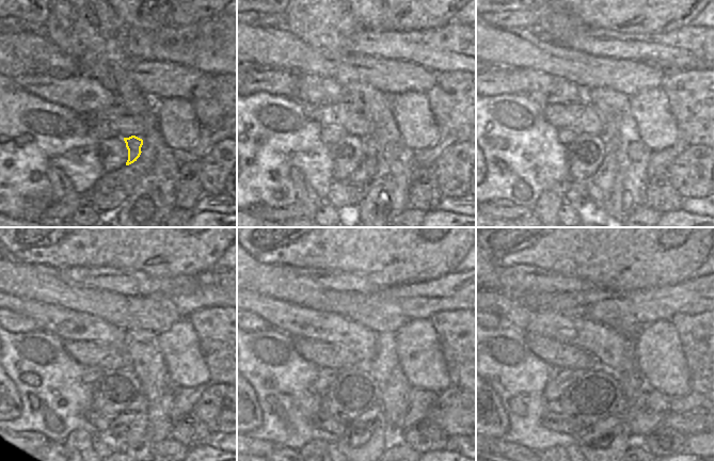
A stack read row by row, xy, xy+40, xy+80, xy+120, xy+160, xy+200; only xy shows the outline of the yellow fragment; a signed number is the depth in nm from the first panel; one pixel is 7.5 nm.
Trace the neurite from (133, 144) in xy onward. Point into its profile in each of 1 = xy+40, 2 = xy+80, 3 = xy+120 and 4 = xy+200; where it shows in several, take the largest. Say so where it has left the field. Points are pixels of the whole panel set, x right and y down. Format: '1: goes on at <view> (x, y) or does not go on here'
1: goes on at xy+40 (363, 176)
2: goes on at xy+80 (603, 178)
3: goes on at xy+120 (132, 422)
4: goes on at xy+200 (603, 444)

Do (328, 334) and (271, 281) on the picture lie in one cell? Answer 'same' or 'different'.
different

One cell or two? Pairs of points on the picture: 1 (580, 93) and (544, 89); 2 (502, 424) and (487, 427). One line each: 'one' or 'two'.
1: one
2: one

